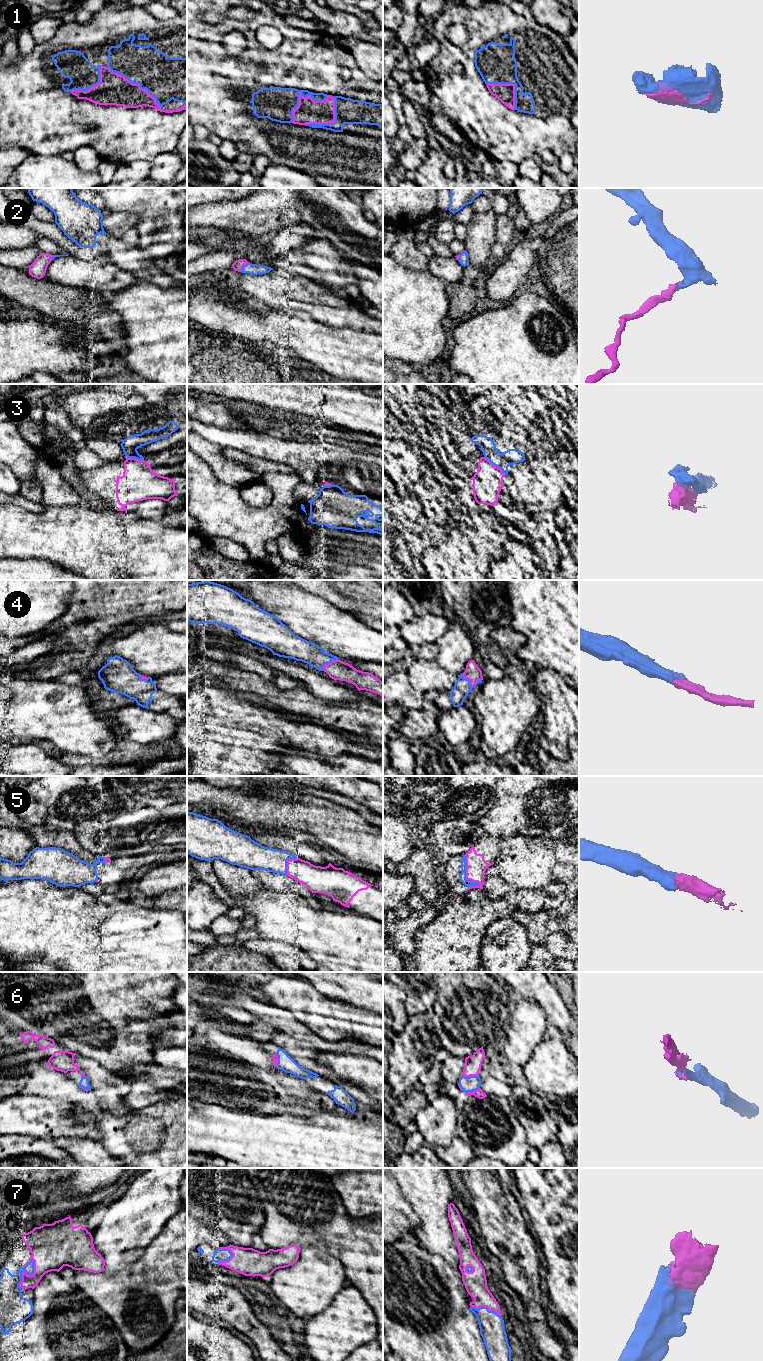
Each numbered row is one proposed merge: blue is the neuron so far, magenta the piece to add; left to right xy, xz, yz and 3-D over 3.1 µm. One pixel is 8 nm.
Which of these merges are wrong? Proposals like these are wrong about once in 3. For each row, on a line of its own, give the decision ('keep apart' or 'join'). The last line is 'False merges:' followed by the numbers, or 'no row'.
1: join
2: join
3: keep apart
4: join
5: join
6: join
7: join
False merges: 3

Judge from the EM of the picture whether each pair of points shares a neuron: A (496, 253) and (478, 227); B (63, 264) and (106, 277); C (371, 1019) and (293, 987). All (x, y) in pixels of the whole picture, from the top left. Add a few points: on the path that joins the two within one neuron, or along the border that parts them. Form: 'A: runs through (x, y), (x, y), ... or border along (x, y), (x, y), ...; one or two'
A: border along (496, 241), (491, 248), (491, 259); two
B: runs through (74, 272), (95, 276); one
C: runs through (351, 1018), (318, 1013), (312, 1007); one

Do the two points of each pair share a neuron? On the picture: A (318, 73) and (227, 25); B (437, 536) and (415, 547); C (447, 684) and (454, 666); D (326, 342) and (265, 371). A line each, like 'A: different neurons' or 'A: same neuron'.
A: same neuron
B: same neuron
C: different neurons
D: different neurons

